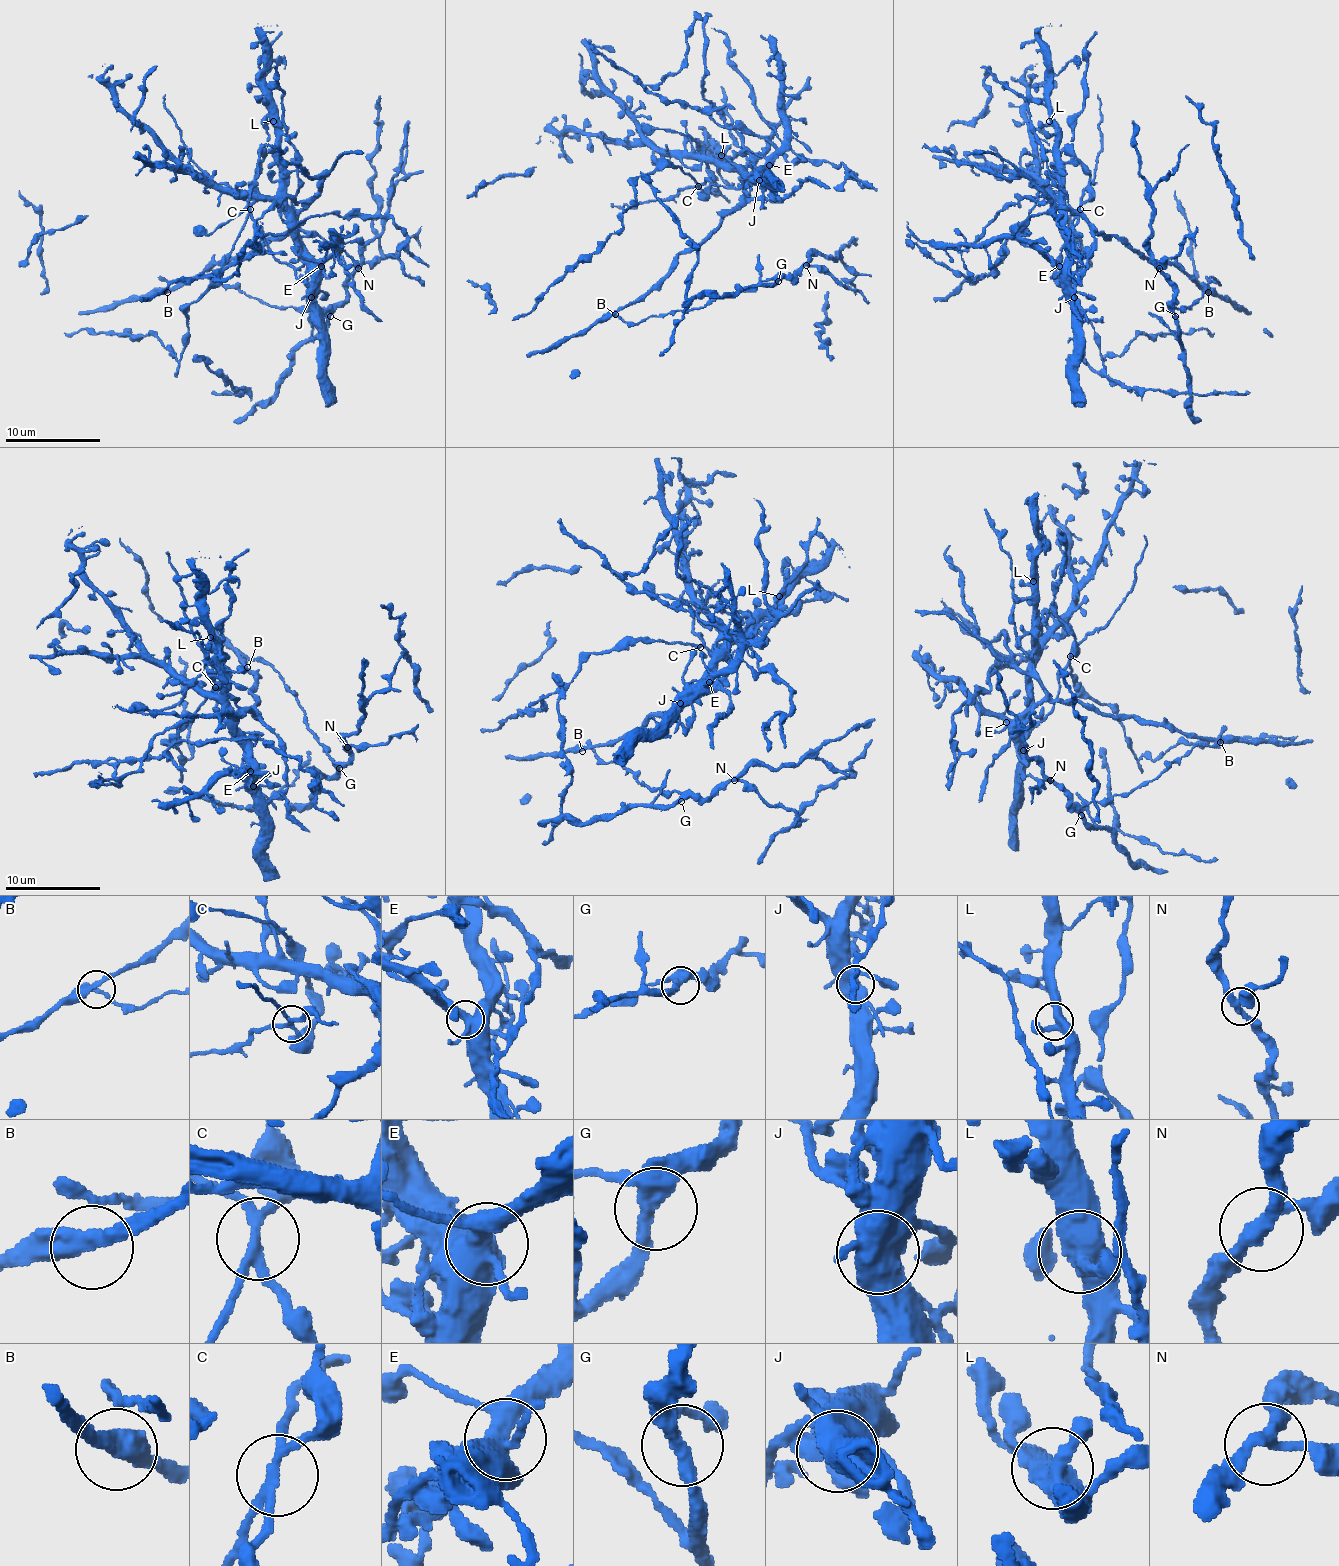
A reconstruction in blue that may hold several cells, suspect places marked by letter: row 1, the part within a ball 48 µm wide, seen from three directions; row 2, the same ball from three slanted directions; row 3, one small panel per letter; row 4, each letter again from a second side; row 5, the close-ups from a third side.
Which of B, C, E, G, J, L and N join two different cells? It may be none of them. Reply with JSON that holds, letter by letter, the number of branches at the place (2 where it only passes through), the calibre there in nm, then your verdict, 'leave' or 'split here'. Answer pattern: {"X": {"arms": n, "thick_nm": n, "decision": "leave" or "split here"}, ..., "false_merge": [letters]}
{"B": {"arms": 4, "thick_nm": 320, "decision": "leave"}, "C": {"arms": 4, "thick_nm": 220, "decision": "split here"}, "E": {"arms": 4, "thick_nm": 440, "decision": "leave"}, "G": {"arms": 3, "thick_nm": 320, "decision": "leave"}, "J": {"arms": 3, "thick_nm": 550, "decision": "split here"}, "L": {"arms": 3, "thick_nm": 480, "decision": "leave"}, "N": {"arms": 3, "thick_nm": 300, "decision": "split here"}, "false_merge": ["C", "J", "N"]}

